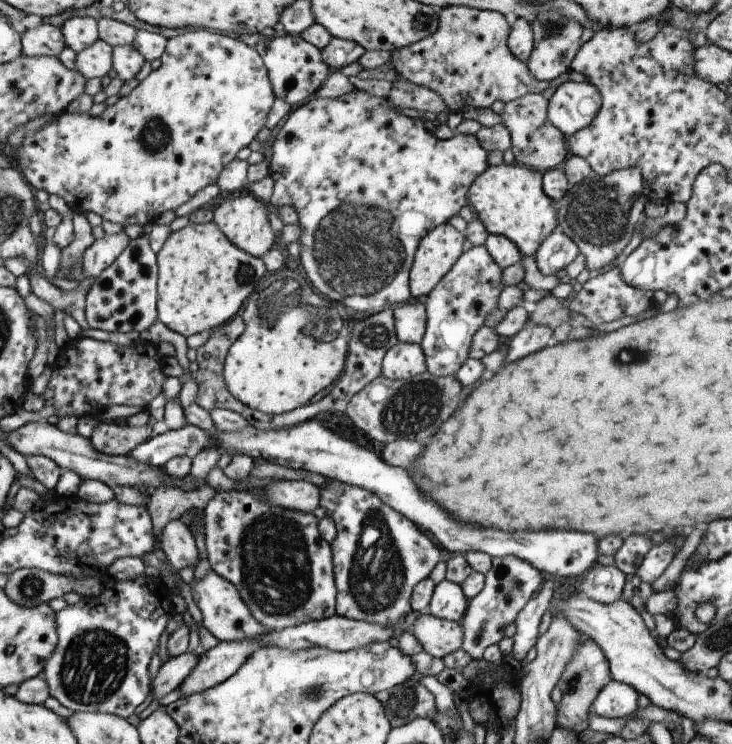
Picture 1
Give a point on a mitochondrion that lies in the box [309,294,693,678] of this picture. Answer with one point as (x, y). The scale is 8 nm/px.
(377, 574)

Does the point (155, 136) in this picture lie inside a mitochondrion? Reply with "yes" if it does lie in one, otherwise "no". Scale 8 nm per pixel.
yes

